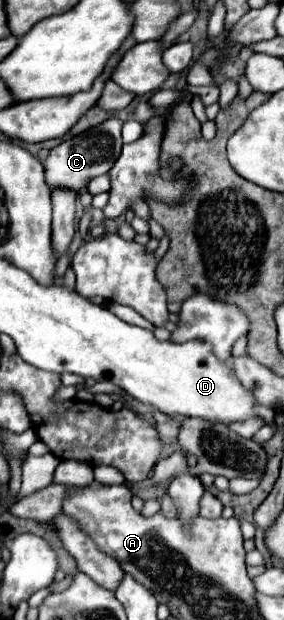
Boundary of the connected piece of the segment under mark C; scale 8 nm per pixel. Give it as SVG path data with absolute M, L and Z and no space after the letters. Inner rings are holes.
M111 117L111 119L91 127L89 131L53 147L49 157L45 159L45 179L47 179L49 187L67 187L67 189L79 191L91 179L107 173L113 167L115 159L121 155L121 147L123 147L121 125L123 125L121 119Z

